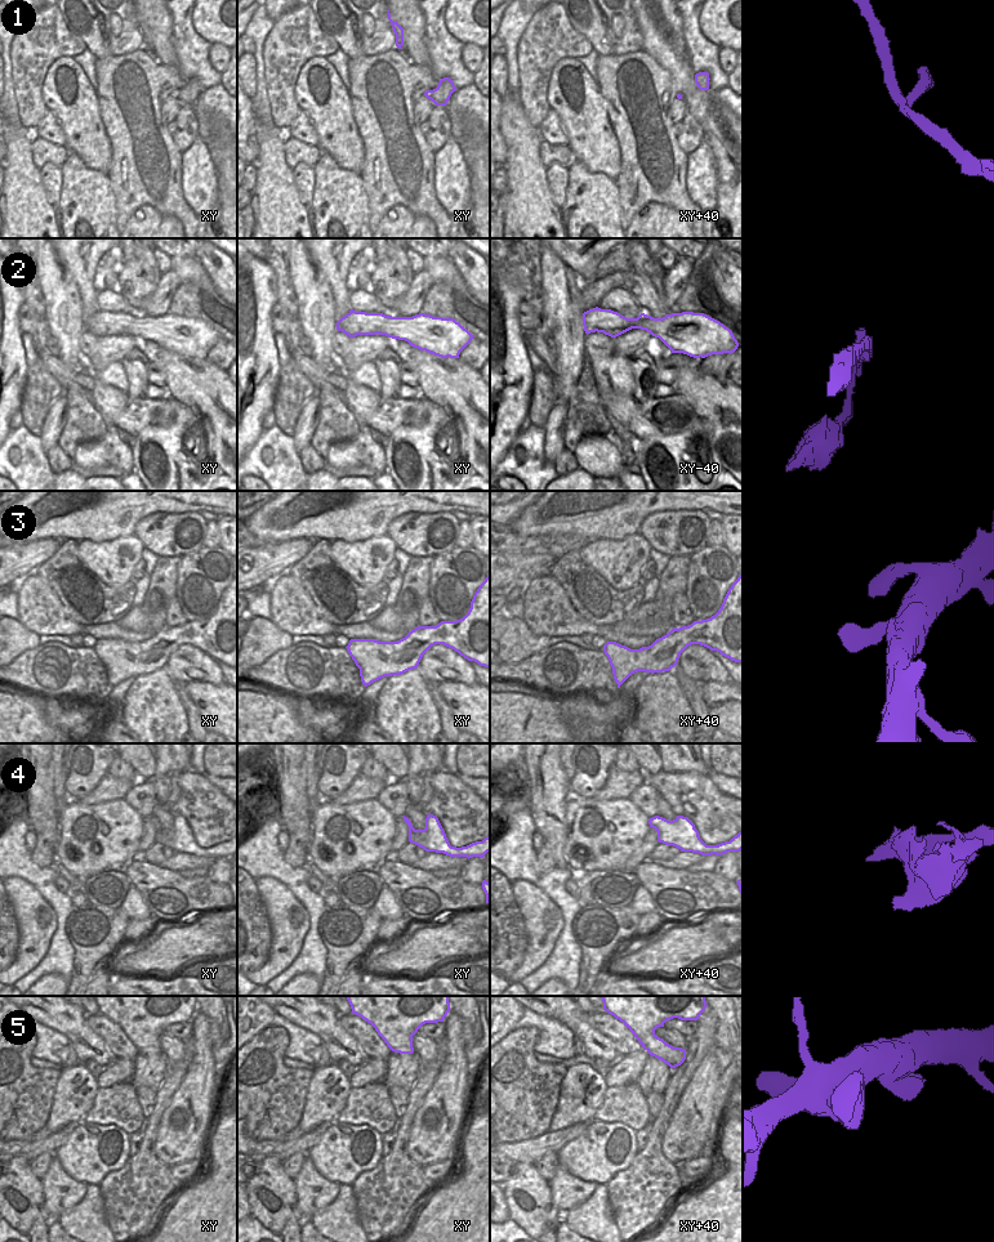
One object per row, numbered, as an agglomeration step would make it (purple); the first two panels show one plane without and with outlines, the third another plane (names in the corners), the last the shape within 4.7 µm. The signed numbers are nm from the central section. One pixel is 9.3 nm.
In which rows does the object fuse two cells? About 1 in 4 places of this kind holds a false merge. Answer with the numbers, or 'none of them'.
2, 4

